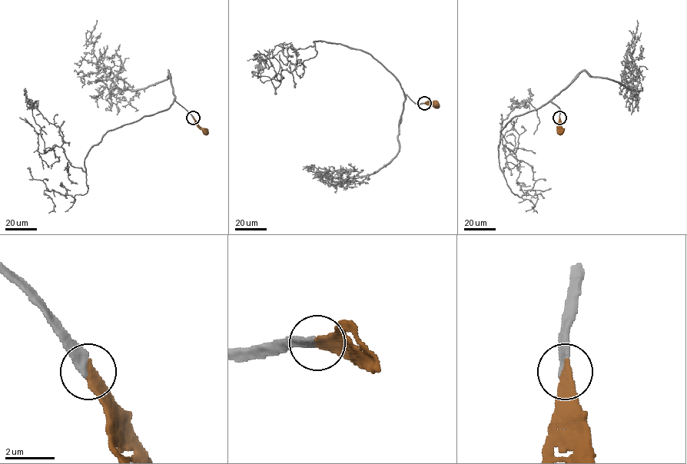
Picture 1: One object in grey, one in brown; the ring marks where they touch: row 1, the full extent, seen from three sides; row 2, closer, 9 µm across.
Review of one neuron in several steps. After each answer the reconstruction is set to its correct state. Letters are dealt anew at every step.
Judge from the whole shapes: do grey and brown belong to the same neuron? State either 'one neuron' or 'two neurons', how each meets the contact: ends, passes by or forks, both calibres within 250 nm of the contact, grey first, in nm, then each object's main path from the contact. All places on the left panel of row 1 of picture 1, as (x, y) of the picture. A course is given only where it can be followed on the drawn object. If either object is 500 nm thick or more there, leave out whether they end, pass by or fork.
one neuron; grey ends; brown ends; calibres 360 and 320 nm; course grey (193, 117), (174, 100), (109, 130), (84, 170), (35, 101), (32, 116), (47, 134); course brown (193, 117), (204, 130)

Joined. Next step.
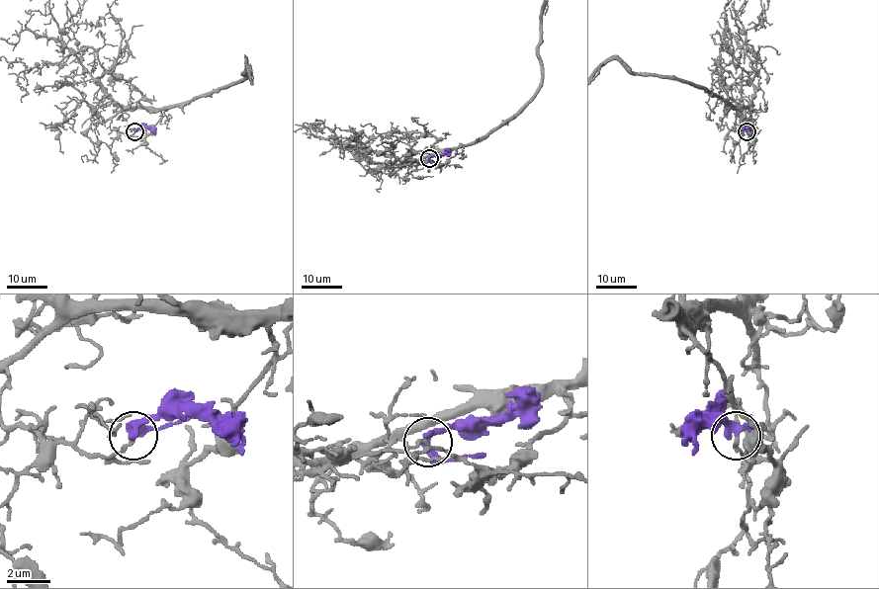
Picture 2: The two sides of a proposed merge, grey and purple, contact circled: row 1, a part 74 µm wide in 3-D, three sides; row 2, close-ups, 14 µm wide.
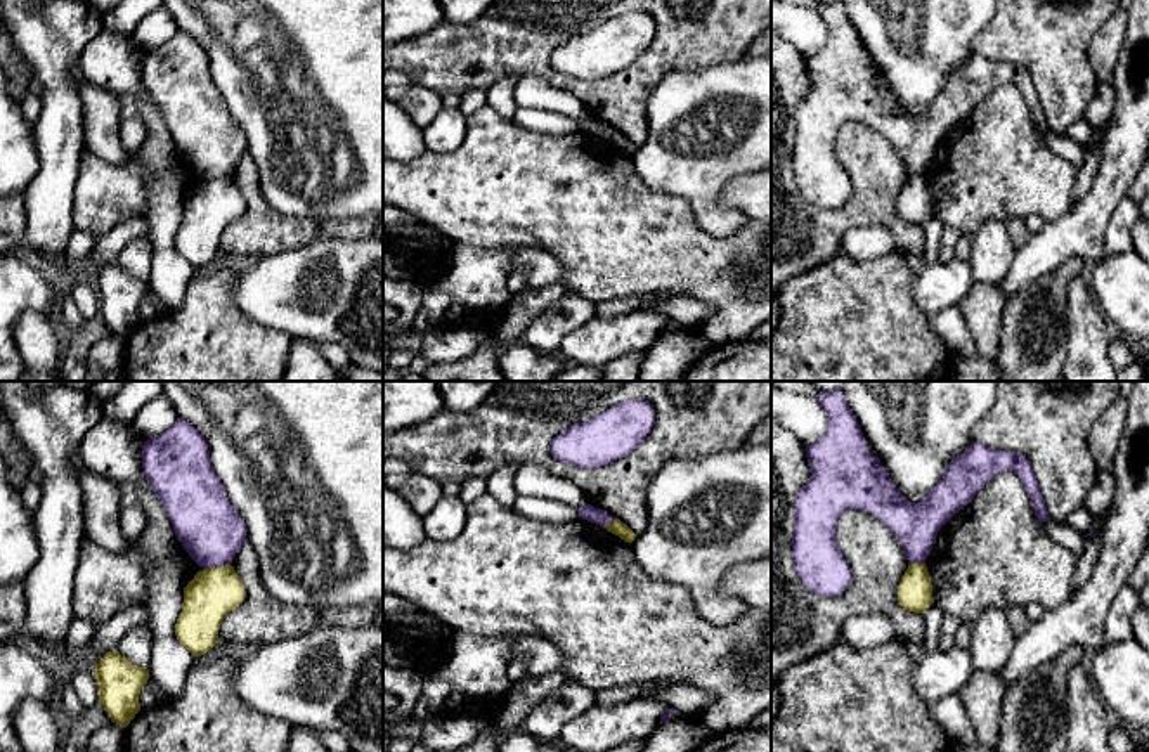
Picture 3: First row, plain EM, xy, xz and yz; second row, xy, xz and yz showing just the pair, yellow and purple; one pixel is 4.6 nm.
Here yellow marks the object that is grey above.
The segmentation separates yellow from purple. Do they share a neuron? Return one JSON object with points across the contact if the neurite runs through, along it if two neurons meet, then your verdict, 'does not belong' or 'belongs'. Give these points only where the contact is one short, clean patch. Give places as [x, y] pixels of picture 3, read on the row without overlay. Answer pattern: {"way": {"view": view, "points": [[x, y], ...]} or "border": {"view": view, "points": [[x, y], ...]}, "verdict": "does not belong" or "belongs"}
{"border": {"view": "xy", "points": [[229, 175], [203, 182]]}, "verdict": "does not belong"}

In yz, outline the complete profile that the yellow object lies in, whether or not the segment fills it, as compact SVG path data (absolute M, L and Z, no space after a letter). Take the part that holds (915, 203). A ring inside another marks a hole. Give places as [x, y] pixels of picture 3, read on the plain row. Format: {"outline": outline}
{"outline": "M925 175L908 177L898 198L899 217L913 225L925 225L934 215L932 196Z"}

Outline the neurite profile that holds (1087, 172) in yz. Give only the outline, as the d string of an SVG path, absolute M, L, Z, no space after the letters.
M1095 140L1092 147L1085 152L1085 161L1078 168L1078 178L1073 191L1073 201L1078 203L1090 189L1099 170L1100 161L1100 140Z

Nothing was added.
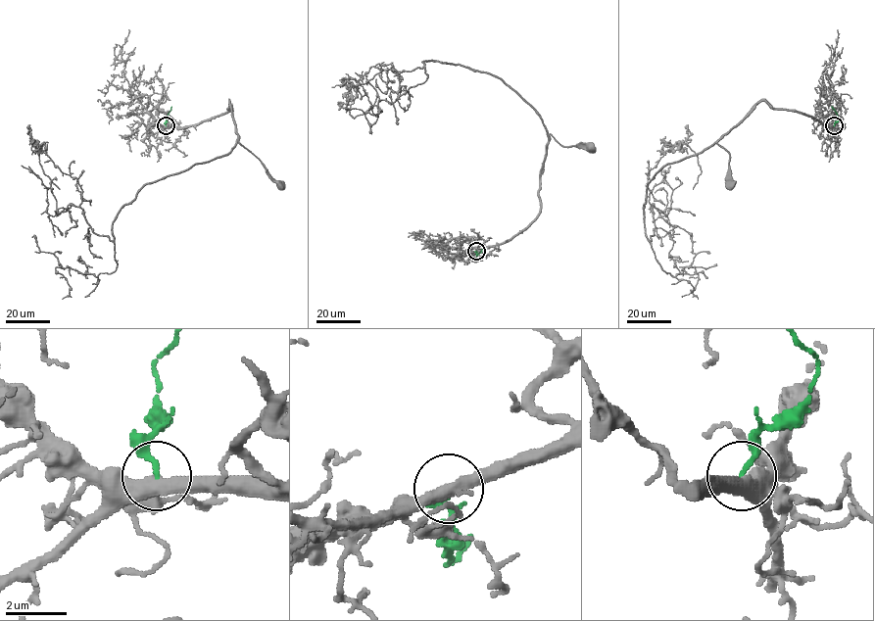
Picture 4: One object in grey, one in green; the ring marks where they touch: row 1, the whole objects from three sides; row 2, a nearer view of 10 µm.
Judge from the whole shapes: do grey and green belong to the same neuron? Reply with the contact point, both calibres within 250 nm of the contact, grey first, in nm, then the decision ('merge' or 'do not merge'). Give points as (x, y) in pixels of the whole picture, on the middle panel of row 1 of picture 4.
place (476, 251); calibres 440 and 160 nm; do not merge

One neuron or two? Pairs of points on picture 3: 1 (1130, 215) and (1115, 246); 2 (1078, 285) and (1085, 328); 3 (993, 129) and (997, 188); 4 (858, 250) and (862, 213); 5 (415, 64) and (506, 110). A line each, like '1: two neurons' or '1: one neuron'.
1: one neuron
2: one neuron
3: one neuron
4: two neurons
5: two neurons

